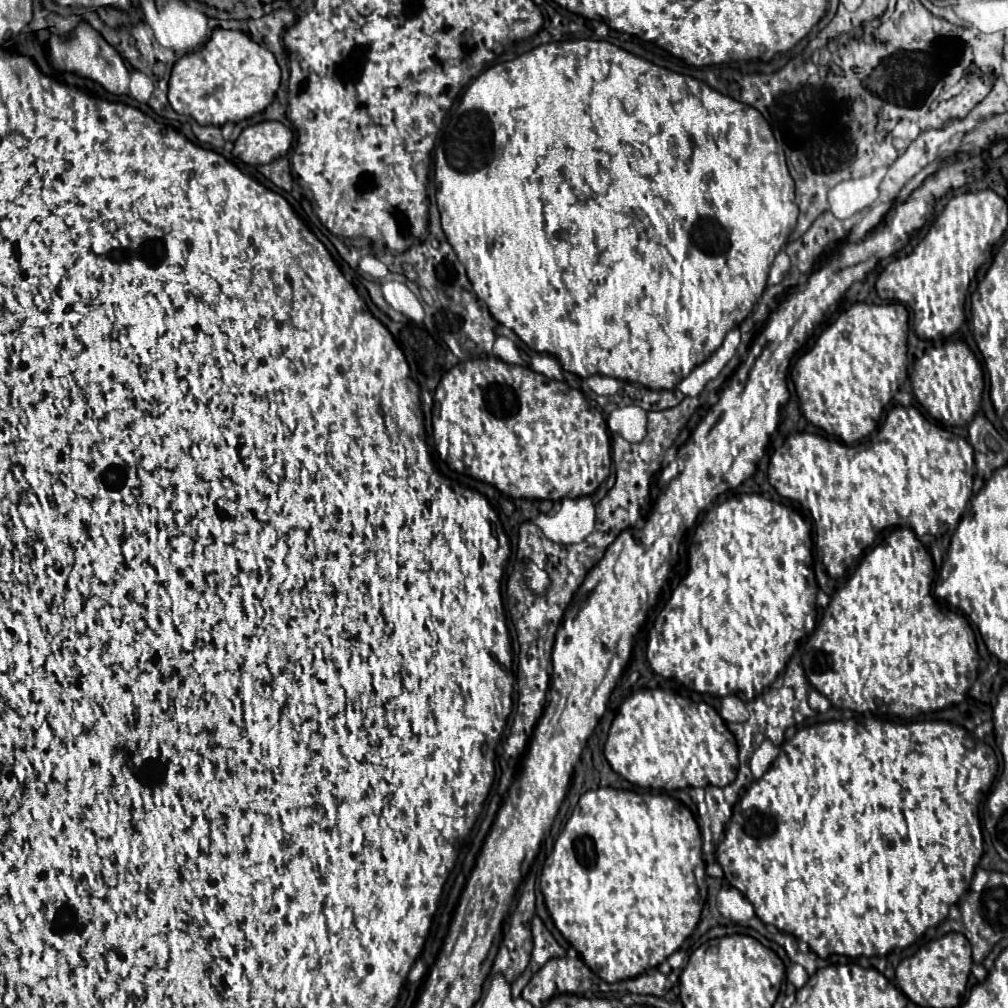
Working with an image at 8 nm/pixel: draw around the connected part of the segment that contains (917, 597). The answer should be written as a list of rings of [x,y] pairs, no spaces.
[[[899,528],[893,530],[879,546],[875,546],[871,552],[867,552],[857,568],[857,572],[853,574],[853,578],[831,596],[829,606],[825,608],[823,620],[821,624],[815,628],[815,632],[809,636],[805,652],[803,652],[803,668],[805,668],[805,676],[811,682],[811,686],[821,692],[833,706],[837,708],[847,708],[853,712],[871,712],[877,714],[881,712],[881,704],[885,704],[885,708],[897,716],[907,717],[911,719],[920,713],[930,713],[941,710],[945,706],[951,704],[959,704],[963,702],[965,694],[969,692],[969,688],[973,686],[973,682],[977,678],[977,644],[975,644],[975,634],[973,628],[969,626],[967,618],[955,610],[949,610],[945,606],[937,606],[935,598],[931,596],[931,582],[935,578],[935,567],[931,554],[927,552],[927,548],[917,540],[917,536],[913,534],[913,530],[909,528]]]

